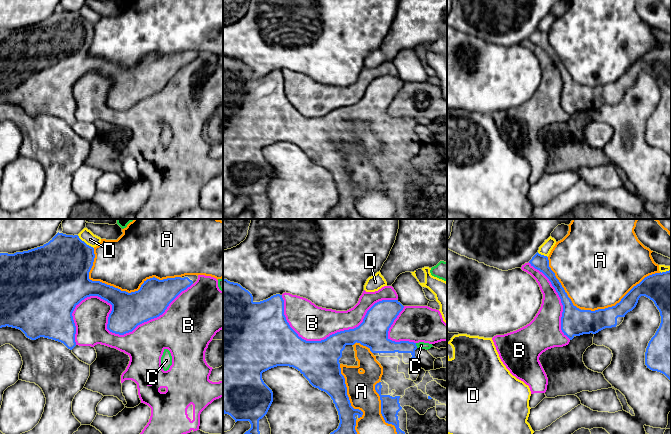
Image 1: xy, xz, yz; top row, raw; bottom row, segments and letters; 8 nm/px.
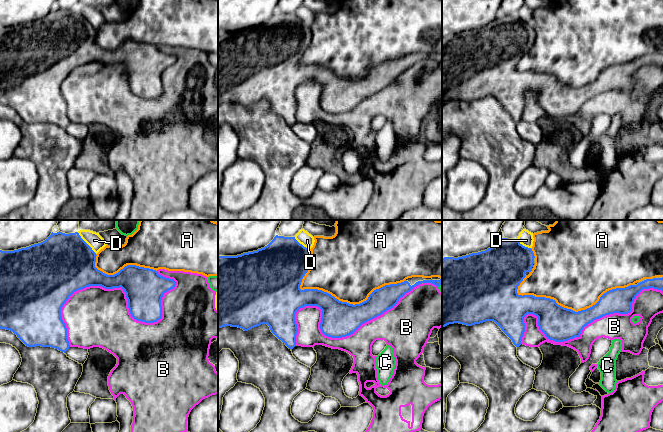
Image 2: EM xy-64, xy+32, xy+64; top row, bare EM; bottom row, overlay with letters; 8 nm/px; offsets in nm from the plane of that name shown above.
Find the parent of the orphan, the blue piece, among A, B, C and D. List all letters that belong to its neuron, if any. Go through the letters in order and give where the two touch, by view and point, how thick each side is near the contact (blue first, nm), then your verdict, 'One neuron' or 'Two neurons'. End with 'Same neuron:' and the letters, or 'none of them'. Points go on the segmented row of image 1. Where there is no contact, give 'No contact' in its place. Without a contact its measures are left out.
A: Touches blue at xy (132, 292). Thickness 280 nm (blue) against 420 nm. Two neurons
B: Touches blue at xy (108, 323). Thickness 280 nm (blue) against 280 nm. One neuron
C: Touches blue at xz (415, 345). Thickness 130 nm (blue) against 60 nm. Two neurons
D: Touches blue at xy (84, 242). Thickness 440 nm (blue) against 100 nm. Two neurons
Same neuron: B

